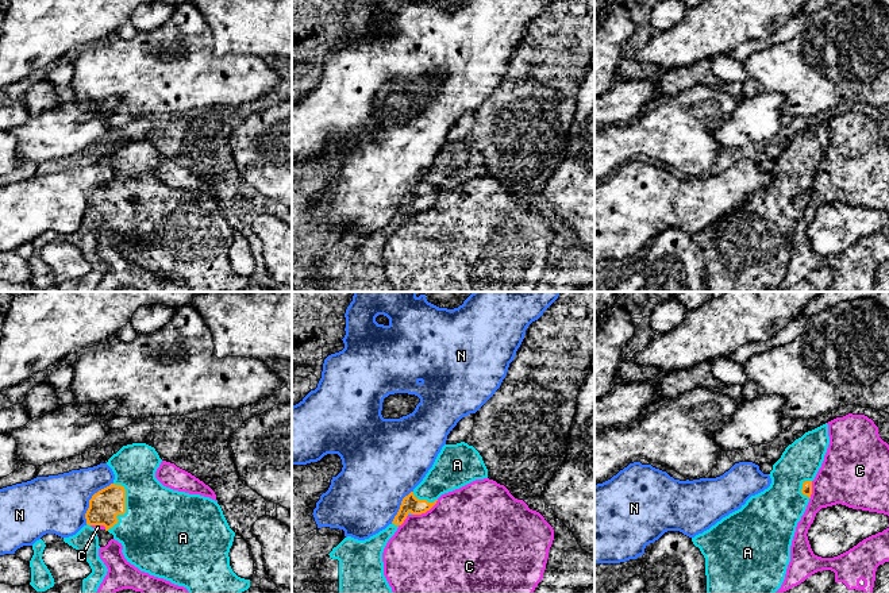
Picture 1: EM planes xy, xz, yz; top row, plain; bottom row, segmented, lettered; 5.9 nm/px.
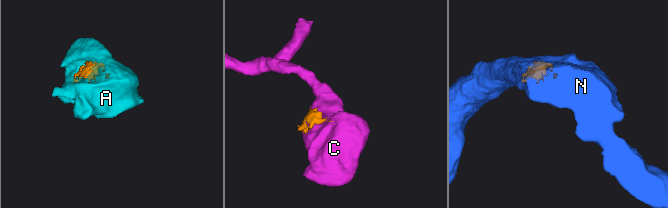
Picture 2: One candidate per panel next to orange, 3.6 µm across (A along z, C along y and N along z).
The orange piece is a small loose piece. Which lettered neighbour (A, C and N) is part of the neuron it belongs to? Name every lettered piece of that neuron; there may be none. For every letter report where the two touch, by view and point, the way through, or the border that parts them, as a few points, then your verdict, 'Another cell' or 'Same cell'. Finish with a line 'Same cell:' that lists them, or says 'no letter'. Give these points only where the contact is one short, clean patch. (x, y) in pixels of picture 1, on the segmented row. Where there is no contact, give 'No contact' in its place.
A: Touches orange at xy (124, 509). Same cell
C: Touches orange at xz (424, 512). Another cell
N: Touches orange at xy (89, 500). Another cell
Same cell: A

